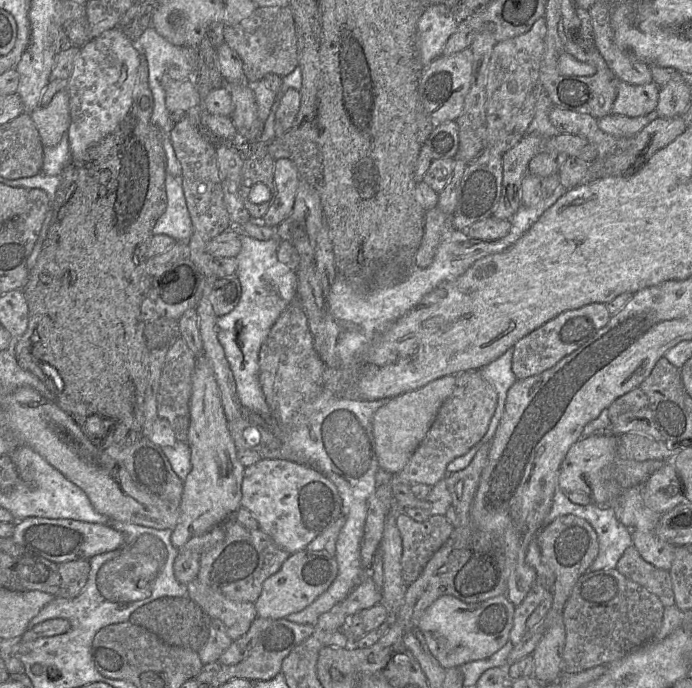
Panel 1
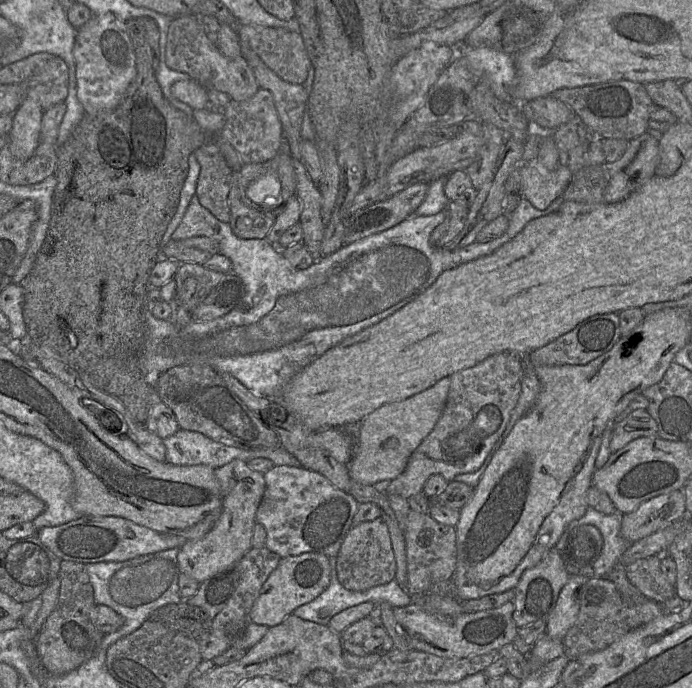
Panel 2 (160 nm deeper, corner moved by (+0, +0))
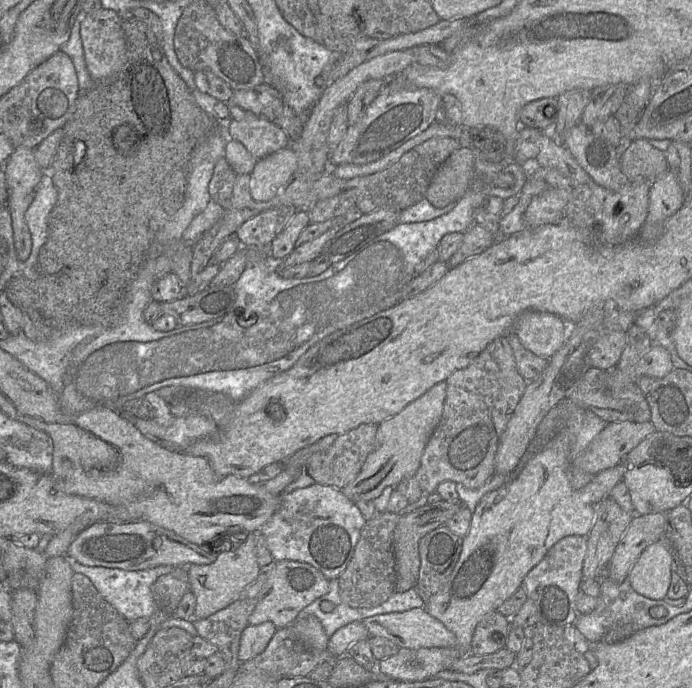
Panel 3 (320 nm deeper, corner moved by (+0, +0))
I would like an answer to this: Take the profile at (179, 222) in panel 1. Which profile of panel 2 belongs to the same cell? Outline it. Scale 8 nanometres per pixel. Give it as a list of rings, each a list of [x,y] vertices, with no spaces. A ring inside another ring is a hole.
[[[193,196],[183,219],[172,235],[172,239],[180,241],[192,237],[208,237],[213,239],[213,231],[222,229],[217,218],[204,208],[198,198]]]

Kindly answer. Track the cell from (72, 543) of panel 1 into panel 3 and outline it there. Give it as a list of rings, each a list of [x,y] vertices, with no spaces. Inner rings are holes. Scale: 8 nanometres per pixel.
[[[136,521],[93,524],[74,538],[66,556],[86,566],[140,571],[162,565],[211,564],[216,555],[170,530],[147,521]]]

